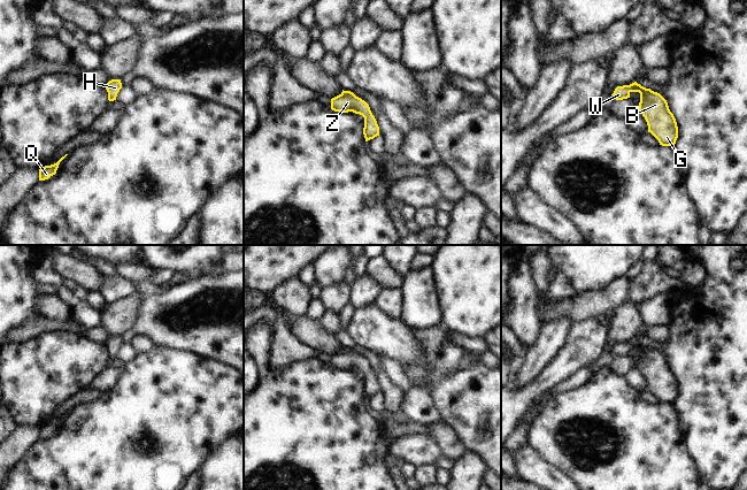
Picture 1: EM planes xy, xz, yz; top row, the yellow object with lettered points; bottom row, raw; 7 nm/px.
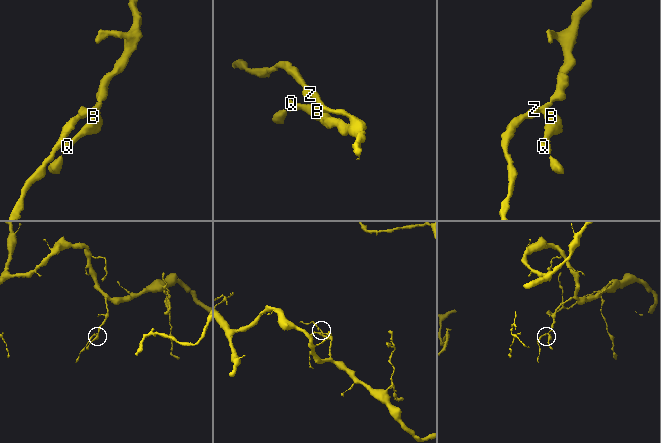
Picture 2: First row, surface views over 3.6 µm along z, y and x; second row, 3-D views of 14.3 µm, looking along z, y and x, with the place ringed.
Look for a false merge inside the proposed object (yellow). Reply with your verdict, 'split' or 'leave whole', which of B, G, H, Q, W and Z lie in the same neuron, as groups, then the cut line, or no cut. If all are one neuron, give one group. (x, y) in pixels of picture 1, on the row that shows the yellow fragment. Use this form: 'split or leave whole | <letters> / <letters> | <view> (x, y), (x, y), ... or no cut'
leave whole | B G H Q W Z | no cut

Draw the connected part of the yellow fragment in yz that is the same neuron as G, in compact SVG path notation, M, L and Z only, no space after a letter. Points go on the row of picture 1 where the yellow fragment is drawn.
M637 82L617 86L611 95L616 100L623 100L630 98L631 92L640 93L639 110L647 122L648 132L659 140L660 145L673 146L678 138L678 127L667 100L660 93Z

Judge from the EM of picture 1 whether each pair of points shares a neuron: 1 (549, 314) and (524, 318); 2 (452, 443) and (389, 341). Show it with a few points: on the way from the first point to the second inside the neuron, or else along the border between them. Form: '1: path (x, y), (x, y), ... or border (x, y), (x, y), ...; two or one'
1: border (539, 292), (538, 320), (543, 324); two
2: border (439, 421), (448, 425), (459, 439); two

